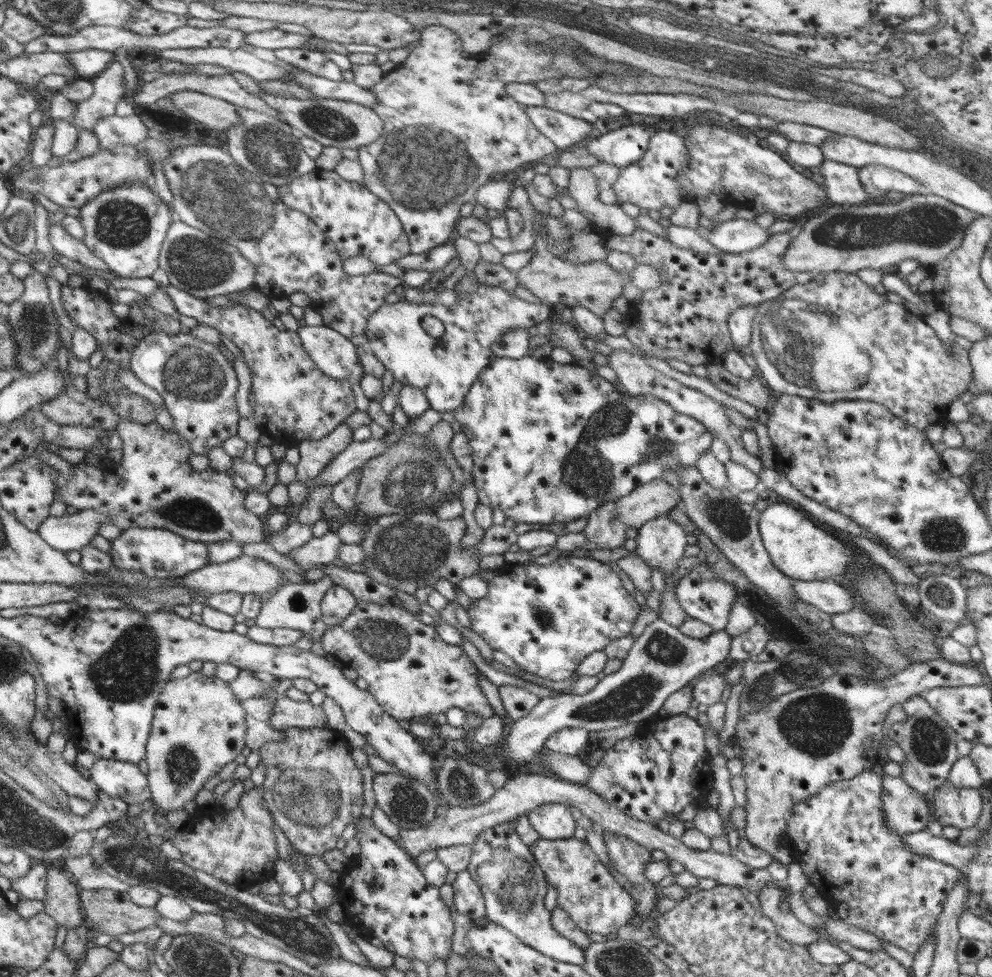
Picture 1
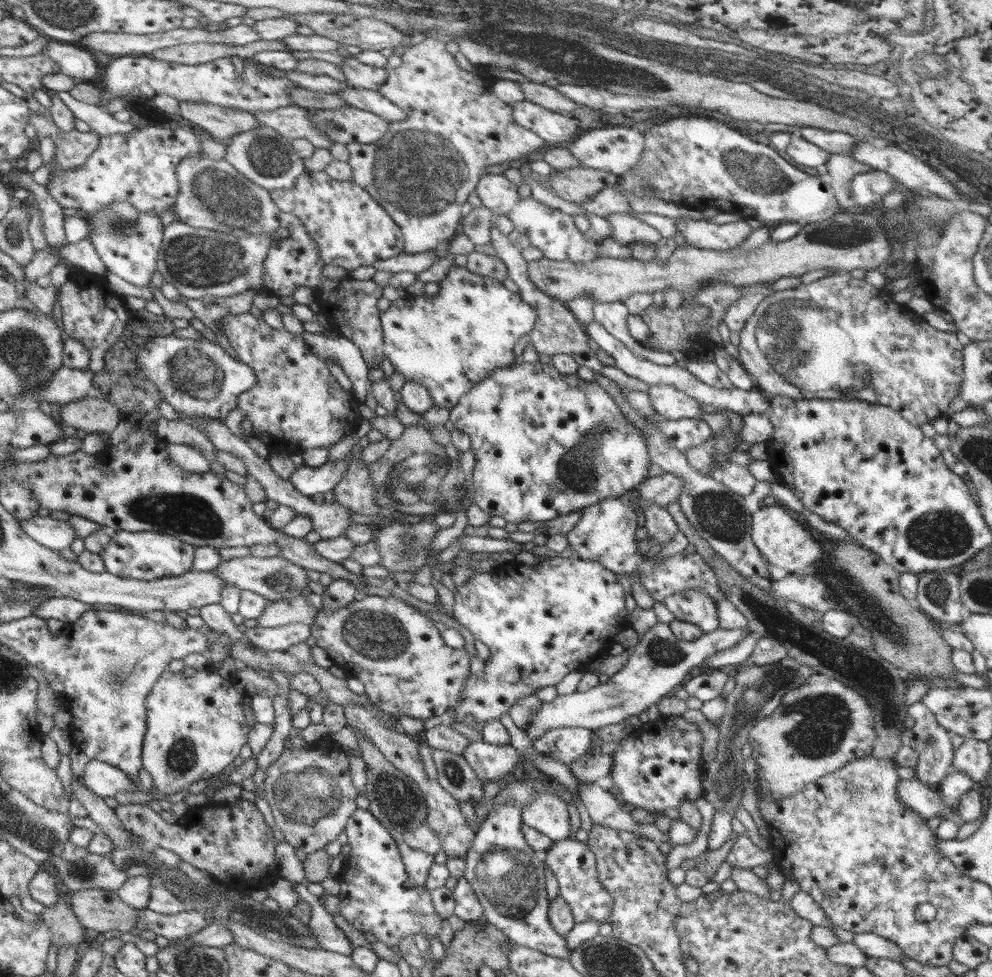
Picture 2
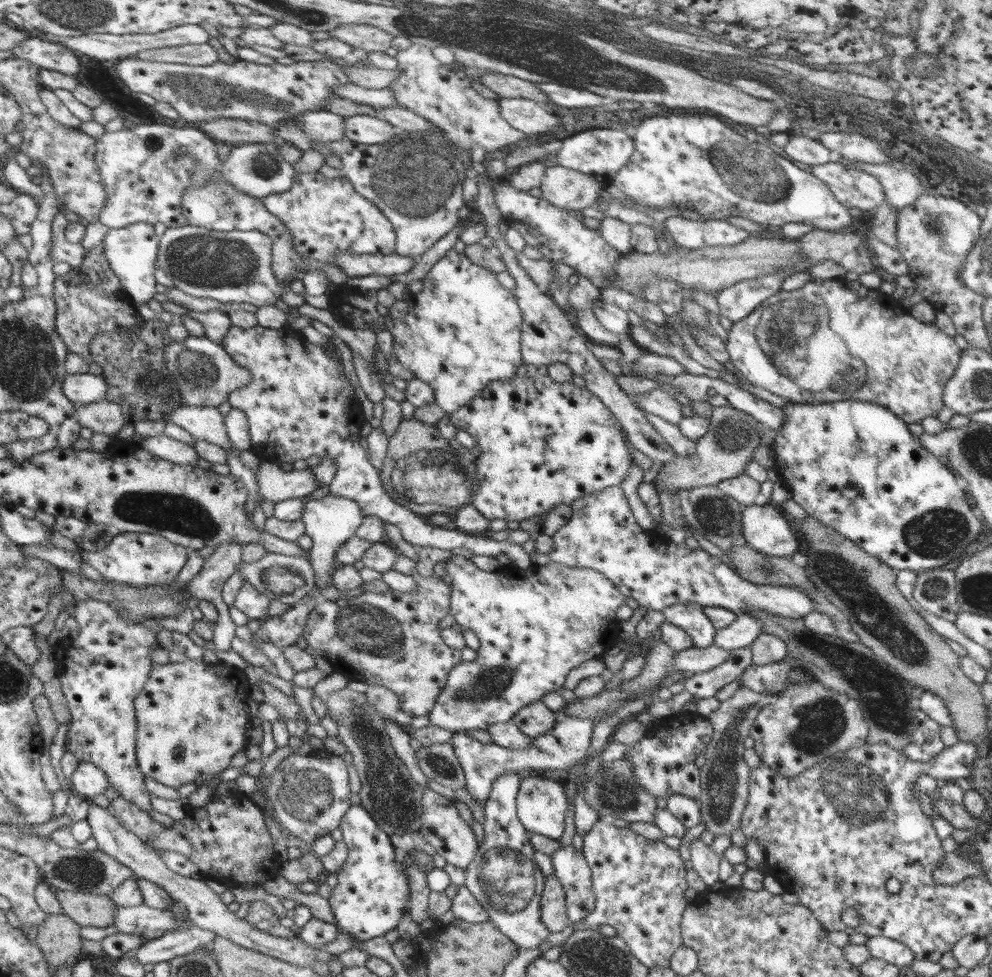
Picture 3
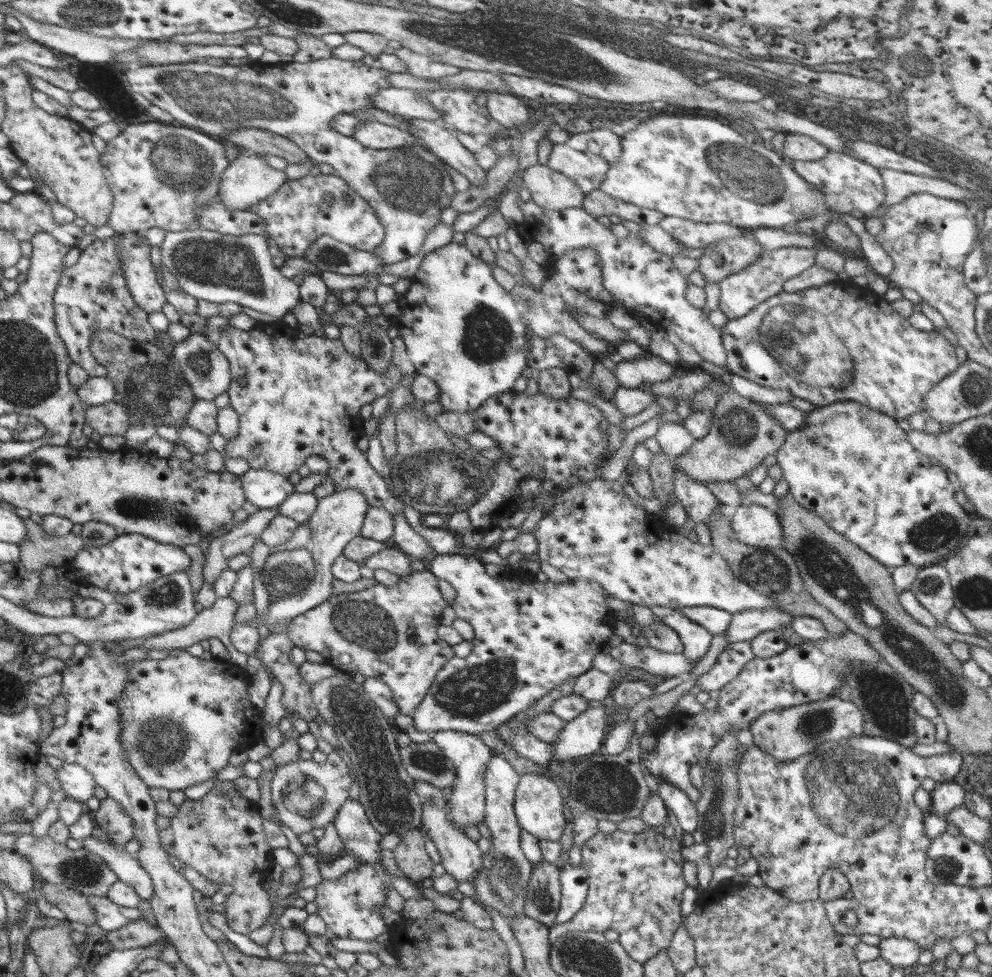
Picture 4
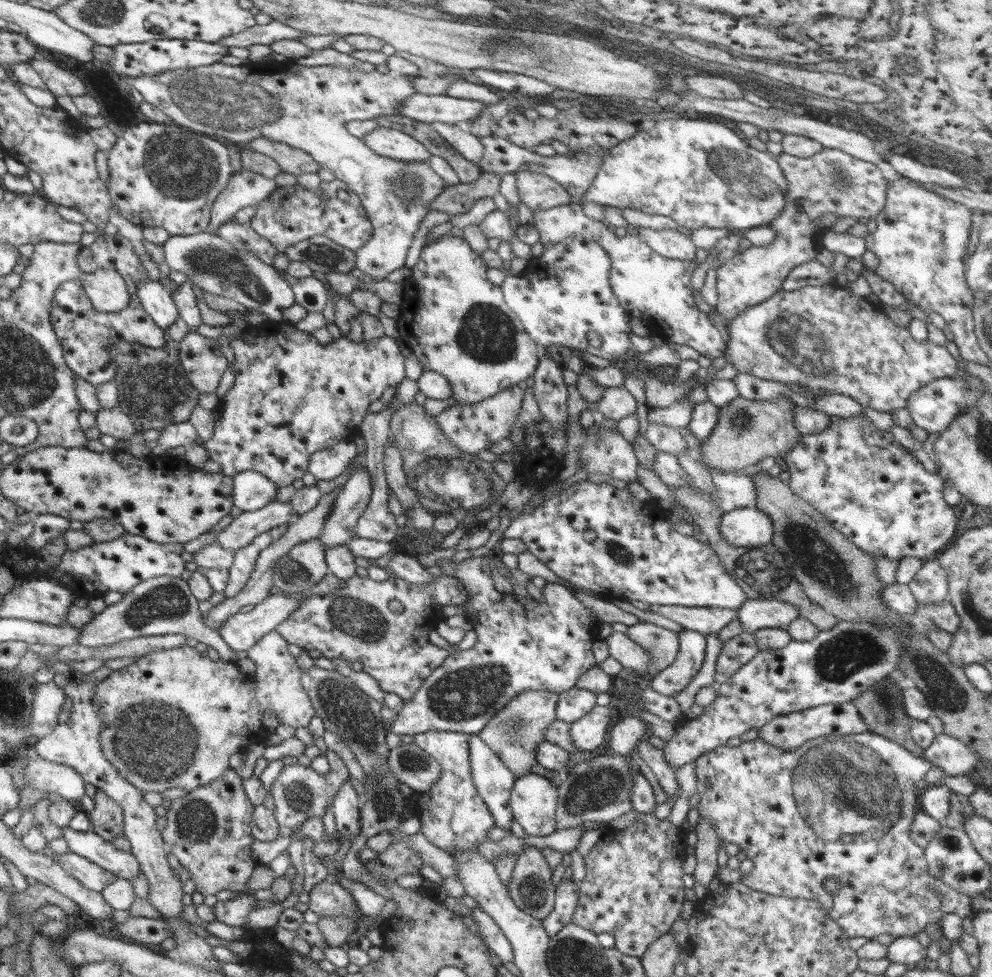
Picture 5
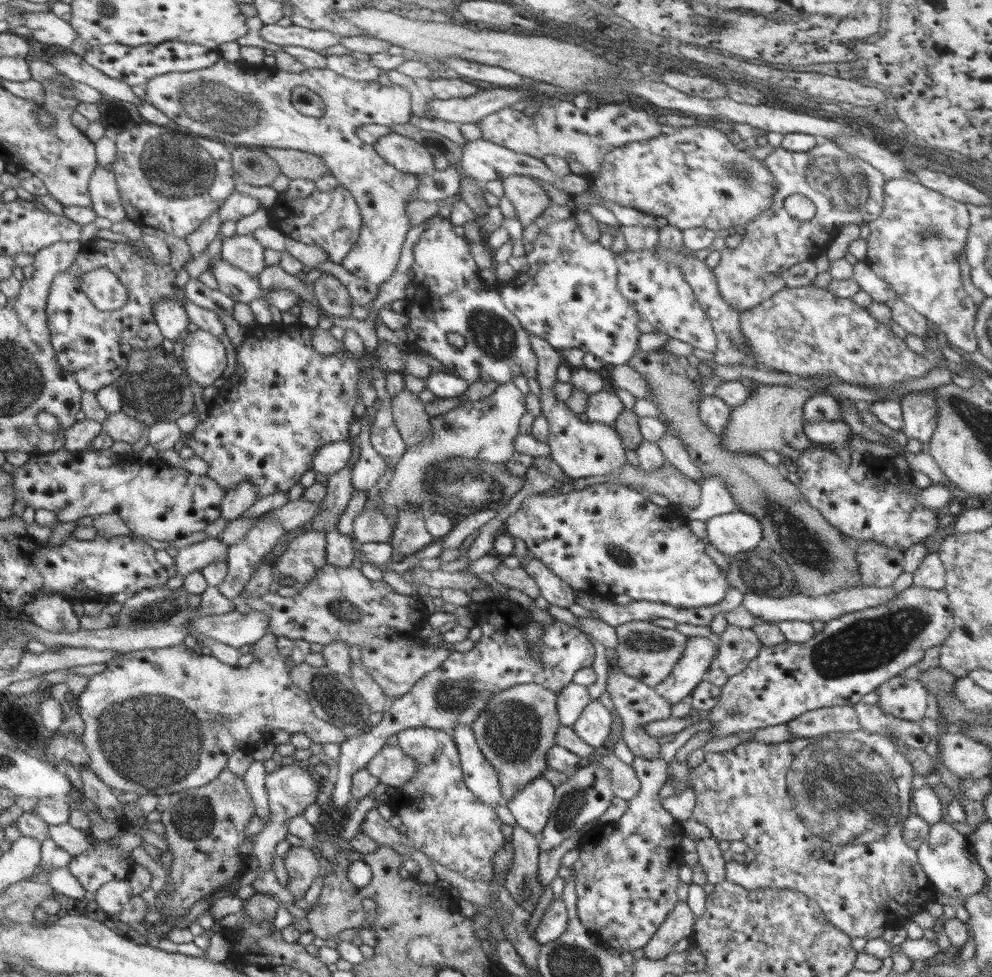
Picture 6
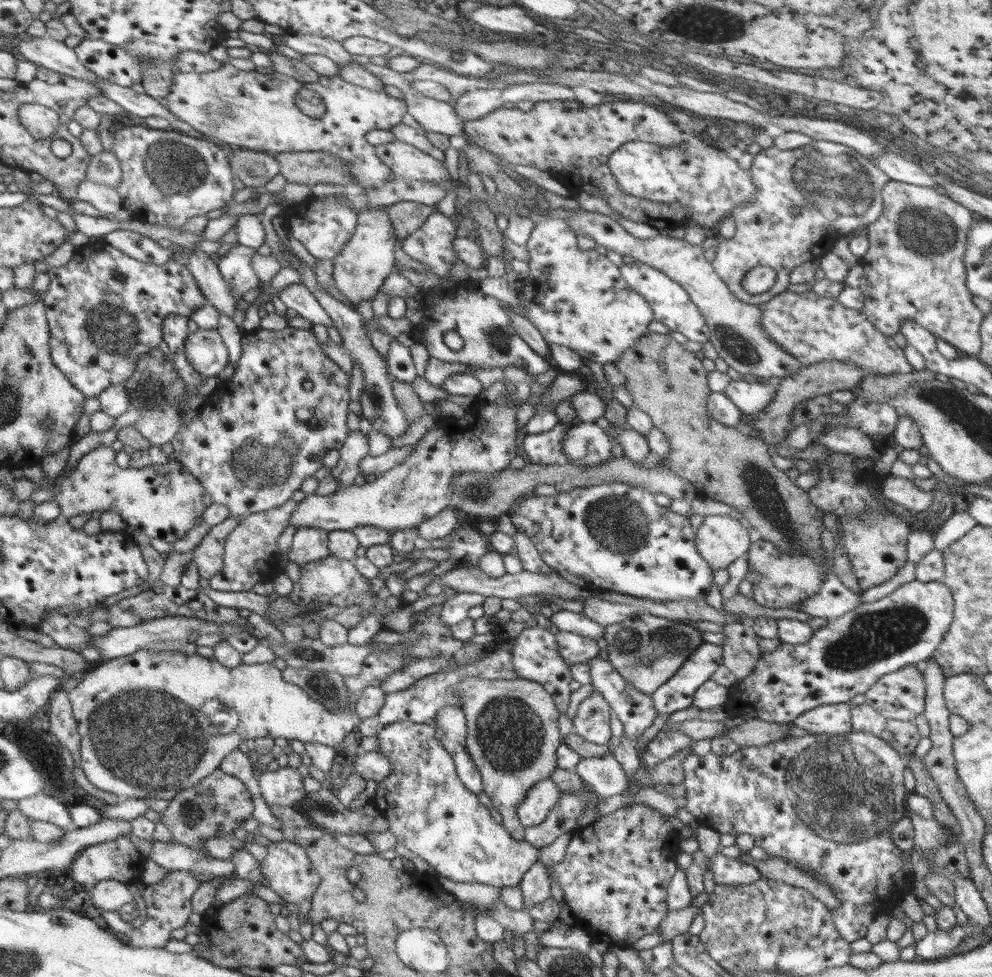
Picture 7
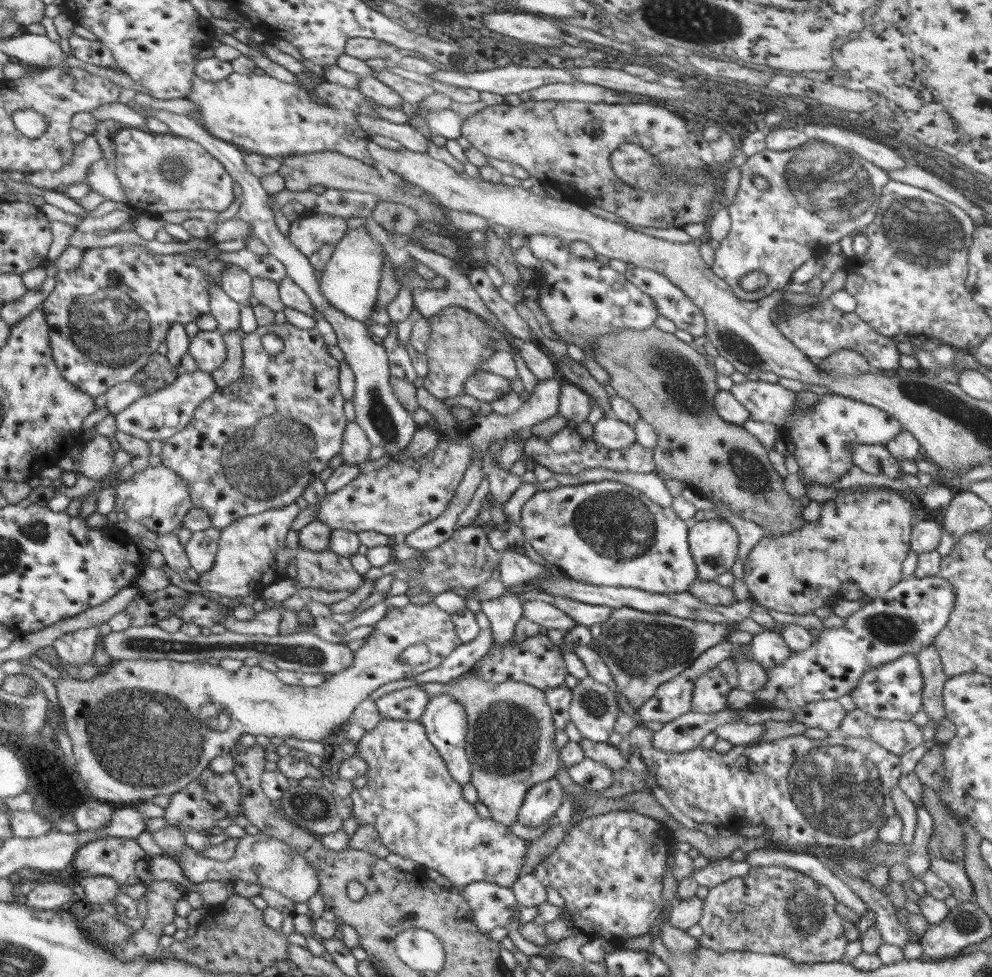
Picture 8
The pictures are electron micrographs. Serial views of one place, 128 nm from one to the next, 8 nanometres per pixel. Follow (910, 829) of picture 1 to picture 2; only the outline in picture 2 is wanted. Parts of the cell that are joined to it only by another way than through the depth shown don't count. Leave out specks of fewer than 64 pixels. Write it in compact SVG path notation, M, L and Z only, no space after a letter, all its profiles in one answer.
M901 780L898 786L900 801L920 814L920 817L928 820L930 817L939 816L954 821L959 827L962 826L962 818L956 813L955 806L948 805L937 790L930 789L920 780Z

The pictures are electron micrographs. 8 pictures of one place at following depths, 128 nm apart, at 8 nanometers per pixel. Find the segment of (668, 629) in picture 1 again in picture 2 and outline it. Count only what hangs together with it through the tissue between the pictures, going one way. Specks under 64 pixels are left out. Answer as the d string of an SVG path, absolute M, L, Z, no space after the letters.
M659 622L649 628L640 642L632 648L626 666L609 676L605 683L597 684L590 690L577 690L571 694L558 695L543 706L533 717L527 736L533 742L546 729L580 727L596 731L603 727L622 723L631 716L639 716L652 704L657 704L666 696L671 696L674 688L682 684L685 674L696 666L704 666L710 655L742 642L748 636L748 628L726 630L718 627L714 632L700 635L696 640L678 640L666 623Z

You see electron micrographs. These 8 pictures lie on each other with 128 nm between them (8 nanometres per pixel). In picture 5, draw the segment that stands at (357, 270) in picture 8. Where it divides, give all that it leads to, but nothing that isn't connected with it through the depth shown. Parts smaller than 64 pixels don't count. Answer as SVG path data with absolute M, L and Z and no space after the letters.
M278 58L274 62L245 62L242 66L232 66L226 61L217 62L208 66L199 66L192 69L178 69L178 70L168 70L160 74L152 74L152 76L142 76L142 78L132 78L130 80L130 85L136 88L138 92L144 96L144 101L152 106L160 109L168 118L171 118L174 124L178 124L180 128L186 128L194 130L194 132L200 132L200 134L208 134L210 137L216 138L216 141L224 142L224 146L229 146L230 144L236 147L243 147L246 142L262 136L268 140L274 140L274 142L282 142L282 144L288 144L294 148L303 150L307 152L321 167L328 168L335 178L342 180L348 185L350 191L356 193L360 202L370 220L370 225L372 228L370 239L358 250L353 253L355 255L355 268L360 270L366 276L367 280L382 281L388 276L388 274L404 267L406 261L408 248L414 239L414 233L418 231L419 225L422 220L426 217L426 214L430 210L430 203L432 200L436 199L438 195L444 190L446 183L430 168L429 162L412 162L412 164L406 164L402 160L396 160L390 157L380 156L376 154L372 149L366 146L366 143L362 139L352 136L348 132L348 129L344 127L346 122L352 122L354 120L374 120L376 116L394 116L394 114L400 115L400 107L408 101L412 94L416 93L414 85L410 83L410 79L402 75L397 76L389 73L380 73L377 70L372 70L372 72L360 72L358 68L342 68L342 66L302 66L295 64L294 60L285 60Z

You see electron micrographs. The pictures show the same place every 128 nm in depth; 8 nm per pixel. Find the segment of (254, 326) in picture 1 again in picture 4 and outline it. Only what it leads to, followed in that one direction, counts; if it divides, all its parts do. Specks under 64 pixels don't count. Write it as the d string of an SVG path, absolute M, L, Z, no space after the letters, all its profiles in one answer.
M282 322L262 324L262 328L254 327L244 331L228 325L220 332L217 346L229 363L231 384L227 393L230 408L240 418L238 435L228 439L221 455L226 458L244 458L250 469L272 470L276 474L288 477L292 472L305 464L306 458L320 455L329 462L328 476L332 478L336 490L348 487L358 489L366 495L369 507L384 508L389 514L396 516L403 514L403 505L398 498L388 490L385 479L375 471L366 455L356 446L359 437L364 435L364 419L360 415L360 408L364 404L372 404L376 398L388 394L394 387L398 387L403 379L402 372L391 362L385 372L375 372L362 357L356 357L348 352L342 341L316 334L308 335L308 342L302 348L292 342L282 330Z

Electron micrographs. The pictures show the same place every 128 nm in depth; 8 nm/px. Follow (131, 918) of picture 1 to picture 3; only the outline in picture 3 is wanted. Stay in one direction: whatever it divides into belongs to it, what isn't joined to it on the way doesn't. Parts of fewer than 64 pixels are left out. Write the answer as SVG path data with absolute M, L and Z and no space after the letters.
M53 888L56 900L60 902L63 913L82 926L104 928L114 926L114 913L118 907L109 896L86 894Z

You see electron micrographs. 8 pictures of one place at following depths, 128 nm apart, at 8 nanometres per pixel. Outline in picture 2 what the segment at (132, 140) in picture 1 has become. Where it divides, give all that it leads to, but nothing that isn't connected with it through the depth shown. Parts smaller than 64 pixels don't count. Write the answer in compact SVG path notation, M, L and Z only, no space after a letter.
M60 91L57 95L78 120L86 122L92 128L92 131L100 137L118 133L128 134L136 129L131 121L118 122L112 114L108 114L102 107L79 102L68 91Z

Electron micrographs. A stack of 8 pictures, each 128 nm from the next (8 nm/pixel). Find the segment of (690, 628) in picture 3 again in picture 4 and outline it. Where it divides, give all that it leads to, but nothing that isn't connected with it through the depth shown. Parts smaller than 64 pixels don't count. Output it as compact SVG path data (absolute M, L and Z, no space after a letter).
M648 605L652 614L657 616L660 622L670 626L676 631L676 634L684 644L684 651L681 653L694 664L698 662L710 647L712 634L704 628L698 626L696 622L688 620L680 610L668 608L660 605Z

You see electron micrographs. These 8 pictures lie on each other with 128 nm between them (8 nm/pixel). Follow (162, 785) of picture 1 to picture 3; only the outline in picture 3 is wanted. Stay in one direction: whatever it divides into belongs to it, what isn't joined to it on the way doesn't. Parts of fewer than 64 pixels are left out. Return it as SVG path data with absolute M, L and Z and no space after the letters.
M187 657L186 660L183 662L169 662L167 664L159 664L155 663L152 667L150 667L150 673L148 673L148 681L144 683L144 688L138 695L136 695L136 698L134 699L134 709L135 709L135 720L136 720L136 739L135 739L135 756L136 756L136 763L138 766L138 769L140 770L140 773L147 778L152 778L152 780L158 781L158 783L166 785L170 788L178 790L179 787L187 785L187 784L194 784L197 785L197 787L201 787L204 784L210 784L213 779L218 778L219 775L230 766L232 757L236 755L240 750L243 749L244 745L246 744L246 736L244 734L246 733L247 727L250 725L250 722L248 720L239 720L238 719L238 698L236 698L236 694L230 694L230 682L222 682L222 664L212 664L204 662L202 658L196 658L192 659Z

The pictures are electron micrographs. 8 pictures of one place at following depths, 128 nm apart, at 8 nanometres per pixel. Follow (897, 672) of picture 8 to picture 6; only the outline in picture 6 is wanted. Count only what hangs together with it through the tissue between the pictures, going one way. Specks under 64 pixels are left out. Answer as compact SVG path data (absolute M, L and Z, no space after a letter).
M896 675L883 682L876 690L877 705L885 714L920 724L927 709L928 691L918 679Z

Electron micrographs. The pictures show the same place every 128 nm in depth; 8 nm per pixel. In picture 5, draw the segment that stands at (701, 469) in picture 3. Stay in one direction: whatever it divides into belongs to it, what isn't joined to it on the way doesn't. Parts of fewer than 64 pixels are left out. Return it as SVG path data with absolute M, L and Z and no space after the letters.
M738 396L736 400L719 407L720 418L712 434L702 441L698 461L712 465L724 472L748 472L767 456L783 457L788 454L803 434L794 425L796 403L788 397L774 397L768 400L748 400Z

